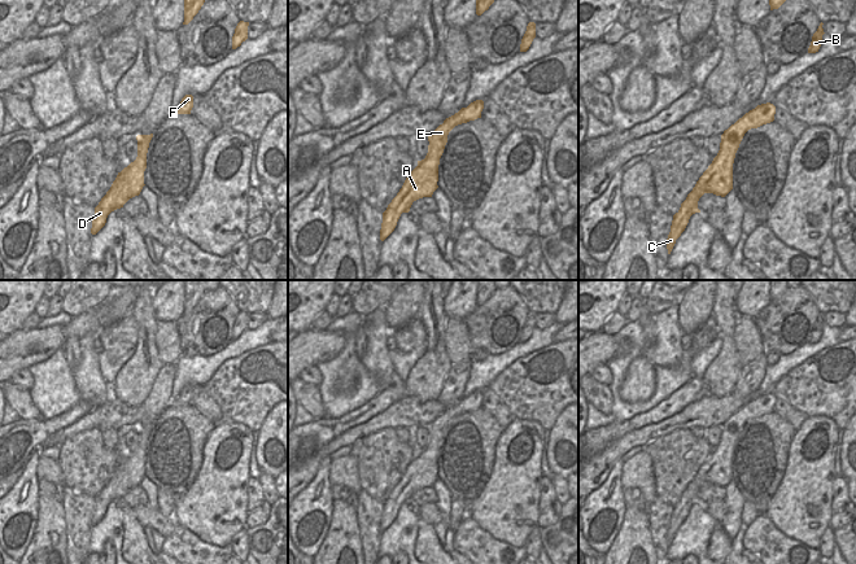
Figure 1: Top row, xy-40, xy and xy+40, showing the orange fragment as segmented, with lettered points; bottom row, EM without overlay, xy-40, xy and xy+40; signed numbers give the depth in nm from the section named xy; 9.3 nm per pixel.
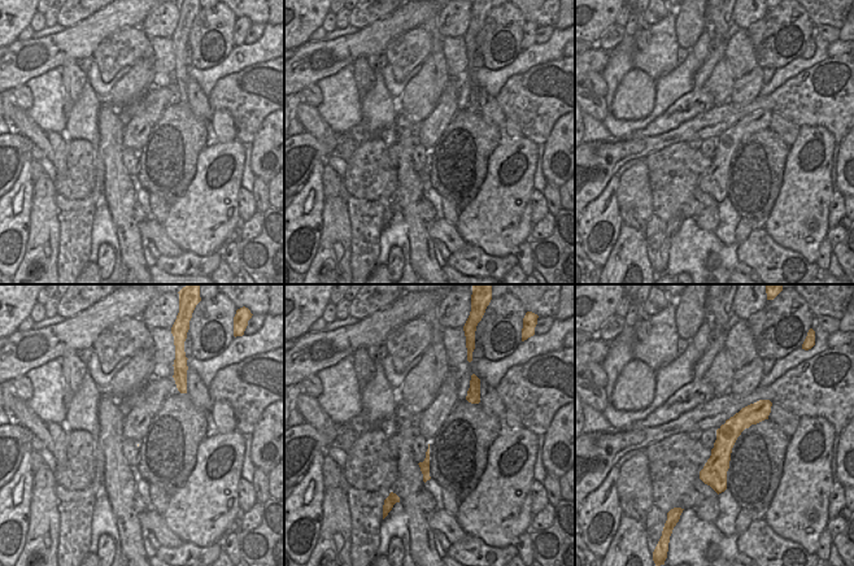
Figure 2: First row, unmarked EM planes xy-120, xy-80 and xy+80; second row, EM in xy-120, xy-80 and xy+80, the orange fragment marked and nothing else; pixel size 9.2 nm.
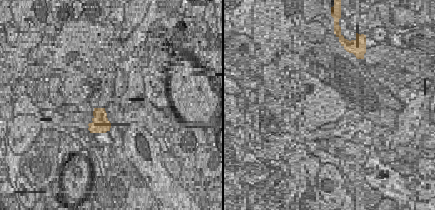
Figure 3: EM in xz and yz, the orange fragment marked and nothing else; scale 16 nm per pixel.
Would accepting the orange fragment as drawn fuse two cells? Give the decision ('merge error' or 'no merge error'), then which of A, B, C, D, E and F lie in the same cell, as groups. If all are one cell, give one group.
no merge error; groups A B C D E F

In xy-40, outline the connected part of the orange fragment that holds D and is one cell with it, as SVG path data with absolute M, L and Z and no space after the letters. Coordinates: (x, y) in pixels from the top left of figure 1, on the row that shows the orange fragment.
M137 135L137 157L121 172L118 172L110 189L101 198L95 207L95 217L92 219L91 233L96 235L106 223L108 215L123 207L123 205L132 197L139 196L144 184L144 171L147 169L147 153L149 143L153 137L150 135Z

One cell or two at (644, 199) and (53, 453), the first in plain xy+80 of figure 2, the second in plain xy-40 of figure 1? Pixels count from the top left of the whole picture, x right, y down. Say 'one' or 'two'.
two

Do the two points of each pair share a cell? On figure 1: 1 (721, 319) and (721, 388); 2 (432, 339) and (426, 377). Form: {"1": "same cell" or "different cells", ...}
{"1": "same cell", "2": "same cell"}

